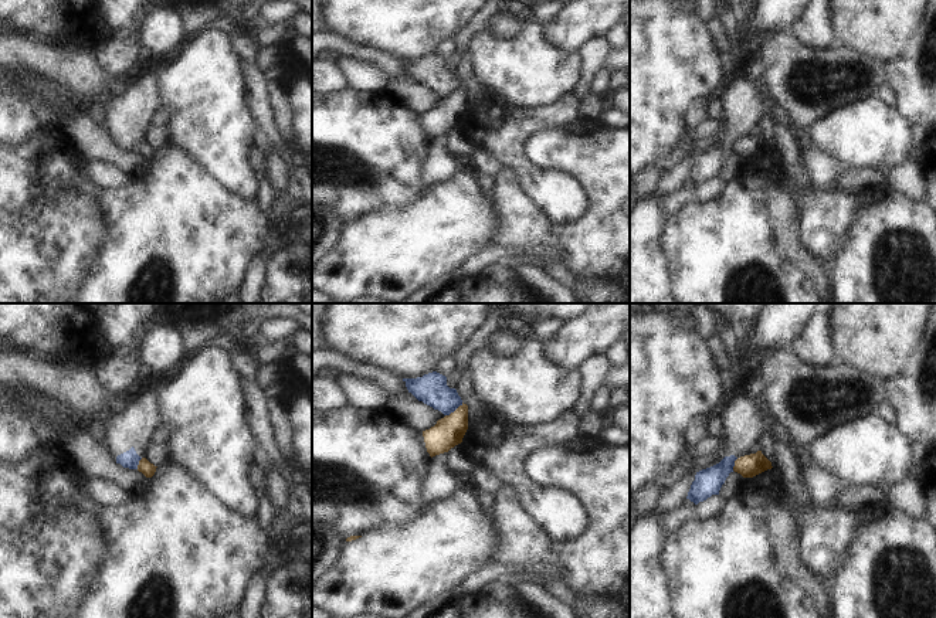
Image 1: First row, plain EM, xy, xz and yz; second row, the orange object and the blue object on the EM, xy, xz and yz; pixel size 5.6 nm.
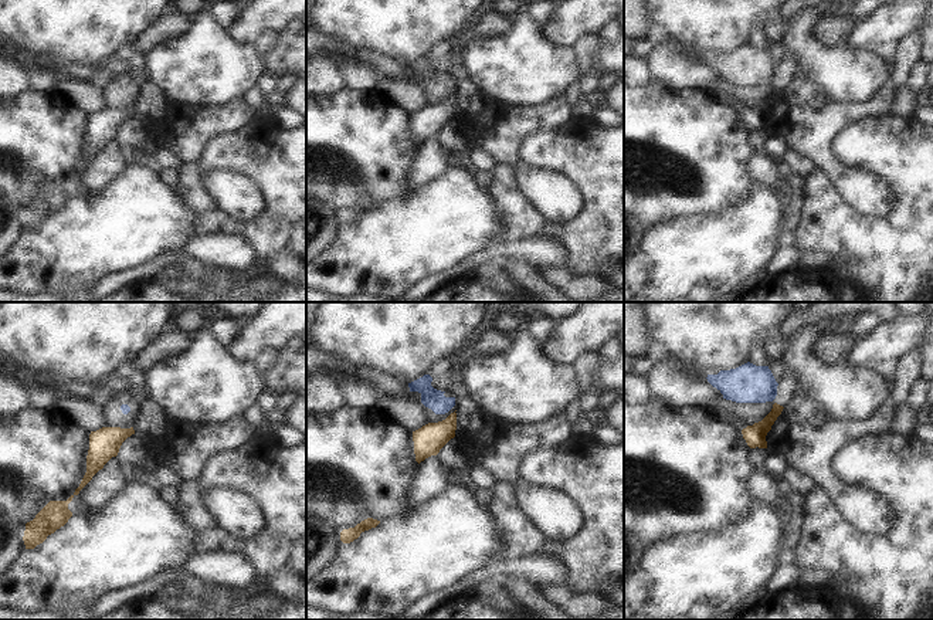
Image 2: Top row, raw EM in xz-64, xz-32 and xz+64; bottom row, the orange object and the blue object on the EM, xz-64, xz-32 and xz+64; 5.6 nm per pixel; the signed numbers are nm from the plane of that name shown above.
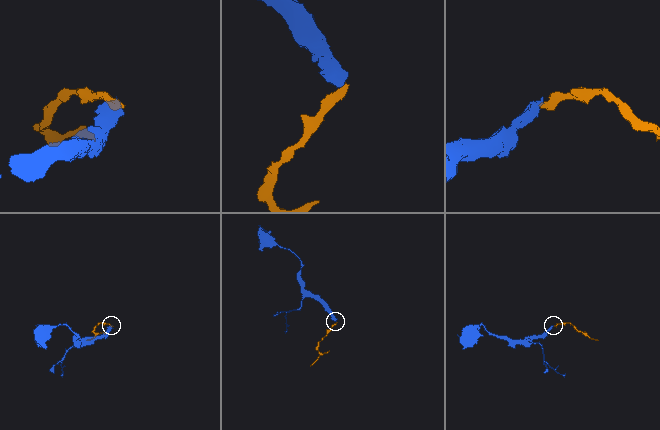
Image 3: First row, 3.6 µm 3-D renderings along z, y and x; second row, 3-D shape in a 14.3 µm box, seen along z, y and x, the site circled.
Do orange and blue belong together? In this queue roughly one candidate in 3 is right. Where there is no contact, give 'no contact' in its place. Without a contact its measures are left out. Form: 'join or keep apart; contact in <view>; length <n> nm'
keep apart; contact in xz; length 130 nm

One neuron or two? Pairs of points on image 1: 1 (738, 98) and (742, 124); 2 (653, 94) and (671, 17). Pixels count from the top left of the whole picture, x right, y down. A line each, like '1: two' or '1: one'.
1: one
2: one

